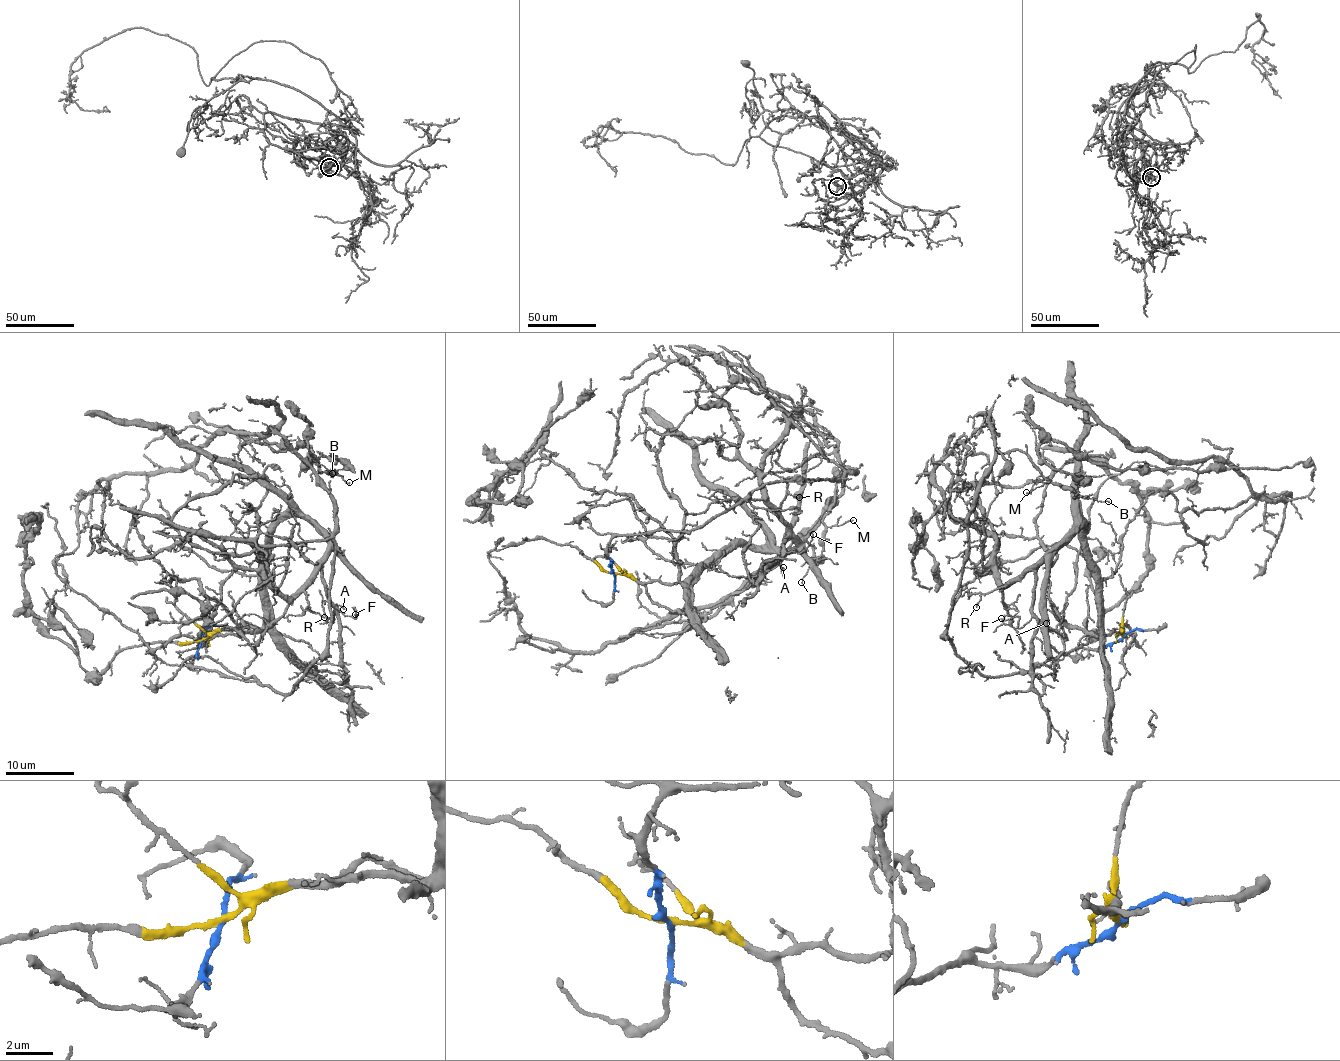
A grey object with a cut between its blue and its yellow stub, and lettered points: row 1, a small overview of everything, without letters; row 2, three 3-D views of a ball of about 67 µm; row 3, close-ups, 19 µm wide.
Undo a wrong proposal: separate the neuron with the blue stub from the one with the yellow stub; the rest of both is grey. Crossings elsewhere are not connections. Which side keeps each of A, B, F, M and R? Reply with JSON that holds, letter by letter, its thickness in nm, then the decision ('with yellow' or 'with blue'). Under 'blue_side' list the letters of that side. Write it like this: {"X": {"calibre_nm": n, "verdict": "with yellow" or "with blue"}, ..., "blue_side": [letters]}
{"A": {"calibre_nm": 120, "verdict": "with yellow"}, "B": {"calibre_nm": 80, "verdict": "with blue"}, "F": {"calibre_nm": 130, "verdict": "with yellow"}, "M": {"calibre_nm": 100, "verdict": "with blue"}, "R": {"calibre_nm": 110, "verdict": "with yellow"}, "blue_side": ["B", "M"]}

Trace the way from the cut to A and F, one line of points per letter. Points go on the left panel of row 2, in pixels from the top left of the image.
A: (201, 640), (263, 624), (270, 531), (293, 516), (321, 526), (328, 545), (325, 594), (343, 609)
F: (201, 640), (263, 624), (270, 531), (293, 516), (321, 526), (325, 594), (355, 613)

